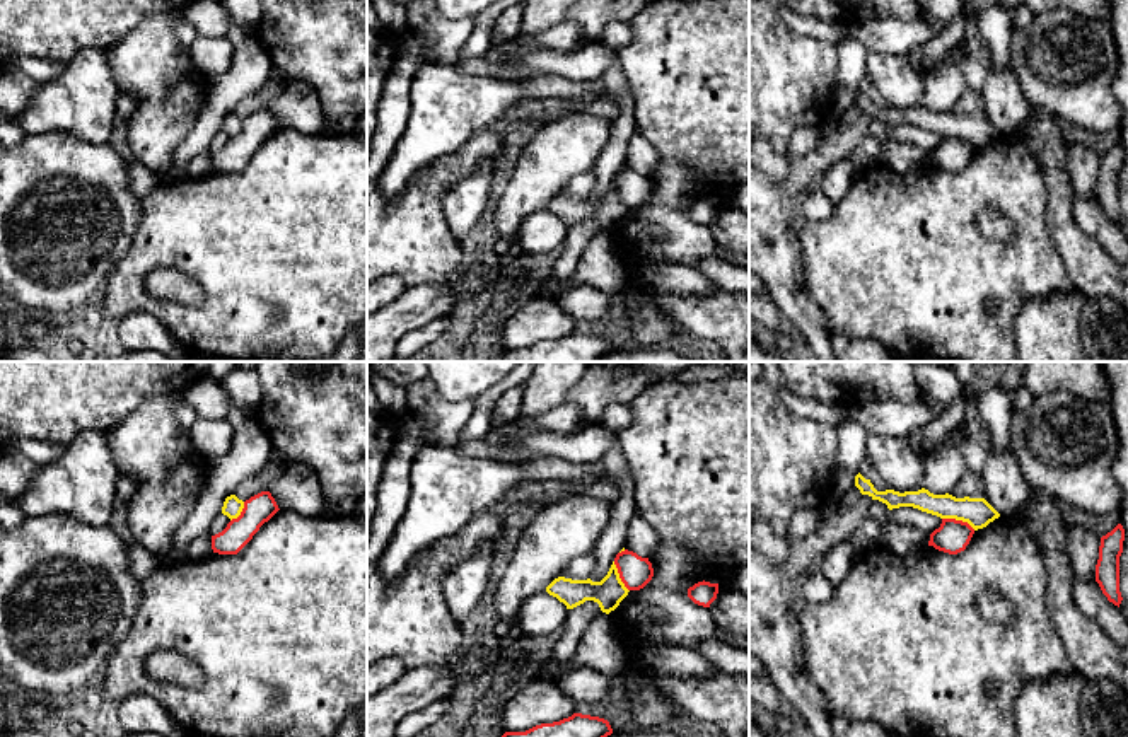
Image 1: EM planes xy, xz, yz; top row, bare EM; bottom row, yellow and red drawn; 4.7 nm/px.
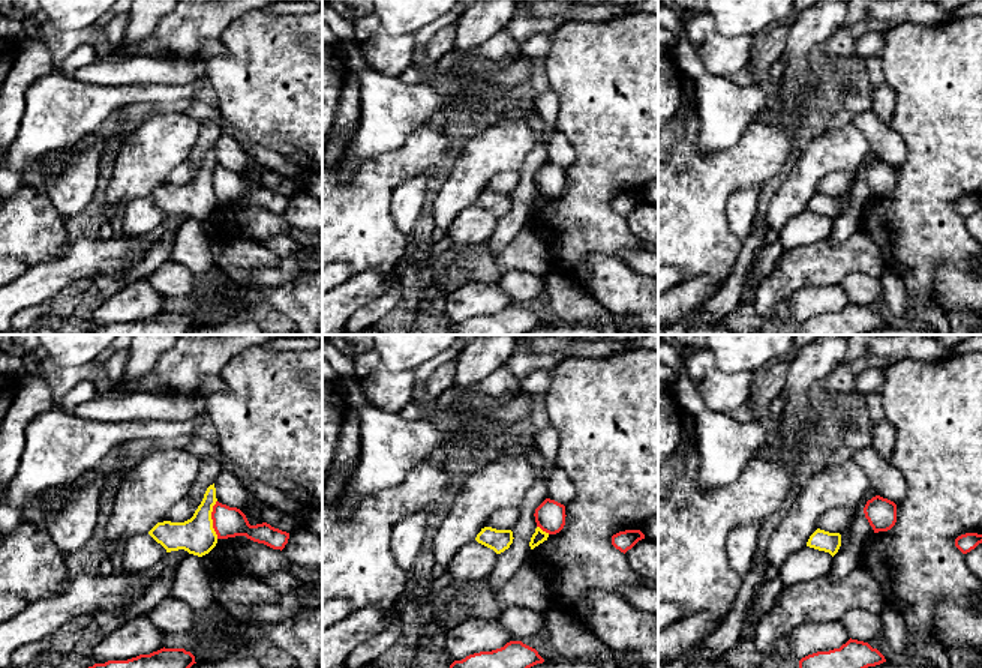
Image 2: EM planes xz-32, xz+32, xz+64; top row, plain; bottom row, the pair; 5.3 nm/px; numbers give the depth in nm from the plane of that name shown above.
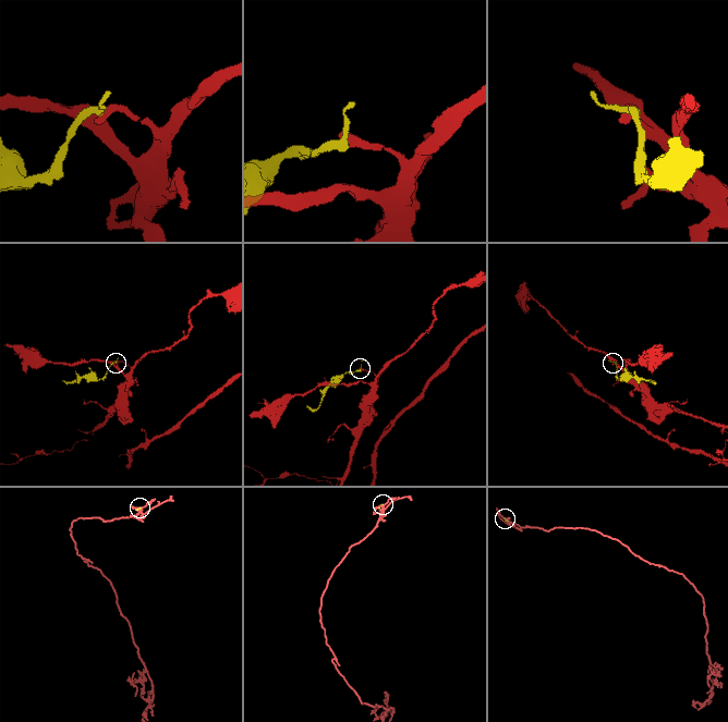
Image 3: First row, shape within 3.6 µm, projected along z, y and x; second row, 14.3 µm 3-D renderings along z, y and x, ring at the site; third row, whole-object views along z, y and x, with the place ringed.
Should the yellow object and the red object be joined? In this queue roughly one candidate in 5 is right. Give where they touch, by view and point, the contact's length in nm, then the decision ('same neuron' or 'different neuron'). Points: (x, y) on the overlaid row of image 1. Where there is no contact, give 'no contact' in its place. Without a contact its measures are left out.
yz (959, 519) | 170 nm | different neuron

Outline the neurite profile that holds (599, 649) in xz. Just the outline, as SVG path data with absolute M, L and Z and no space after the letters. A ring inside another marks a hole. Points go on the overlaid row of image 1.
M609 614L596 616L584 631L573 657L556 669L543 674L543 667L549 662L548 653L534 650L532 655L520 659L509 670L509 682L514 691L538 682L555 682L567 670L585 665L608 677L618 676L631 669L630 655L621 640L616 636Z

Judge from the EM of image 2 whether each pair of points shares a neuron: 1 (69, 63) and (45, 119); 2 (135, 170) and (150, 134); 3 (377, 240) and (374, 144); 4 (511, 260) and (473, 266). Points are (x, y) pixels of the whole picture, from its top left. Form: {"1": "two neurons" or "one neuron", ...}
{"1": "two neurons", "2": "one neuron", "3": "two neurons", "4": "one neuron"}

